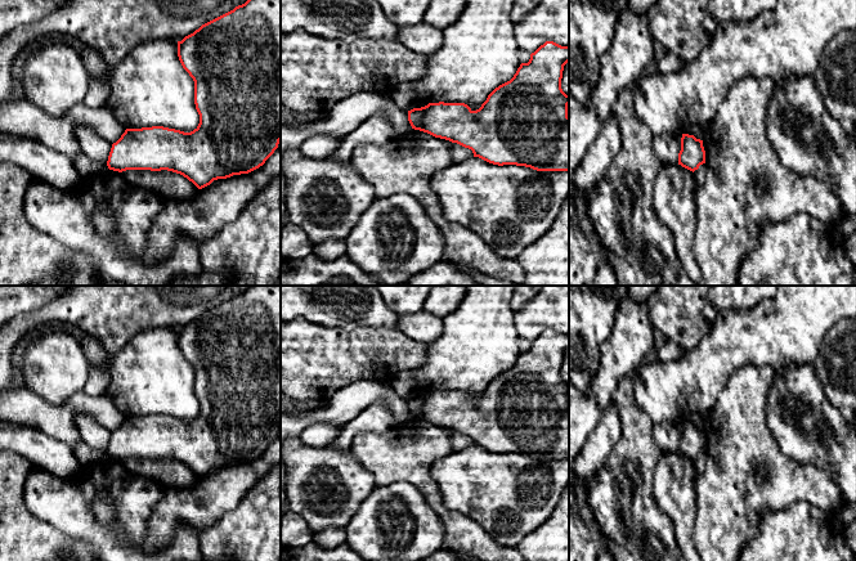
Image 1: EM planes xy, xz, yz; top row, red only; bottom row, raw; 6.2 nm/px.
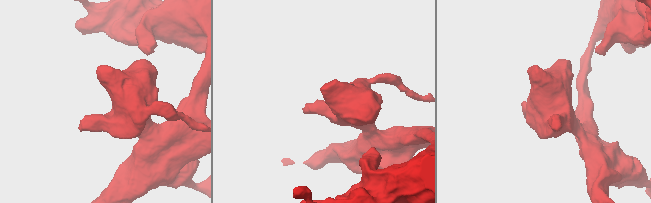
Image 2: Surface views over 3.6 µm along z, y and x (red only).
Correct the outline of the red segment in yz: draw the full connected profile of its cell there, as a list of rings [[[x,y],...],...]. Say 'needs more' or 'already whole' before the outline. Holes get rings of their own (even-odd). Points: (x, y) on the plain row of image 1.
already whole; [[[682,422],[678,453],[694,461],[703,452],[705,452],[703,428],[696,427],[694,423]]]

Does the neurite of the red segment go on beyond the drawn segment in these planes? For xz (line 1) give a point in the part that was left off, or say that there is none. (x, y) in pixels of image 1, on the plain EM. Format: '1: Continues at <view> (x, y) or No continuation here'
1: No continuation here

